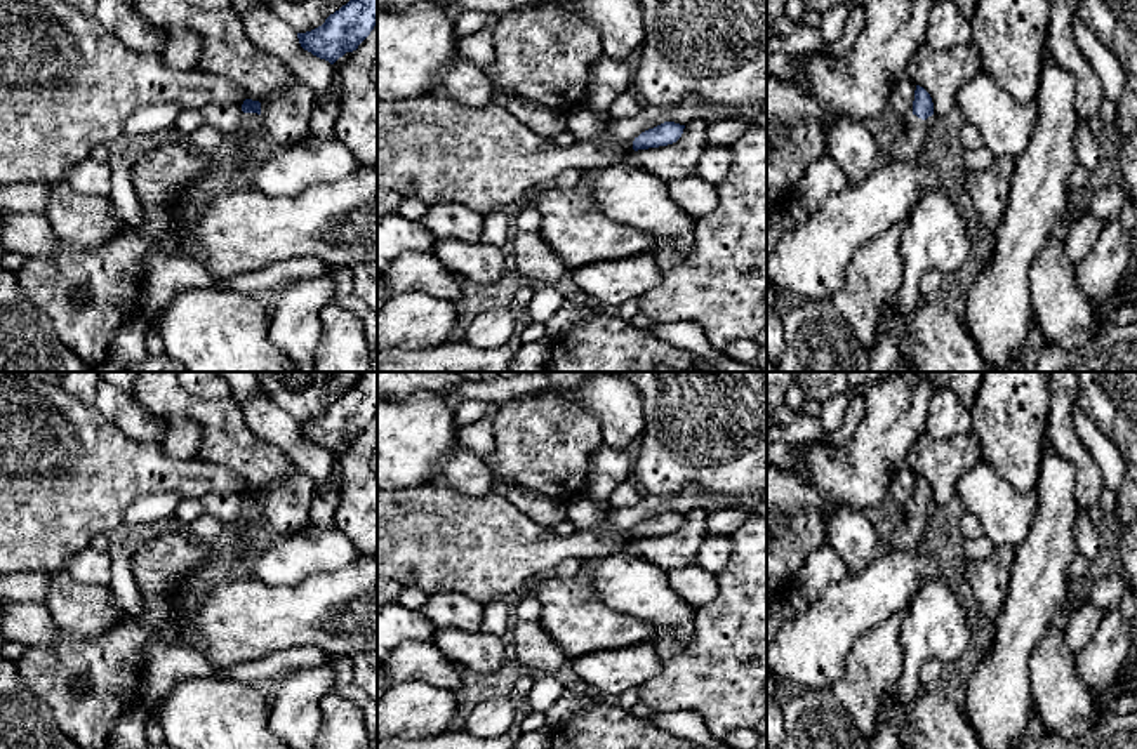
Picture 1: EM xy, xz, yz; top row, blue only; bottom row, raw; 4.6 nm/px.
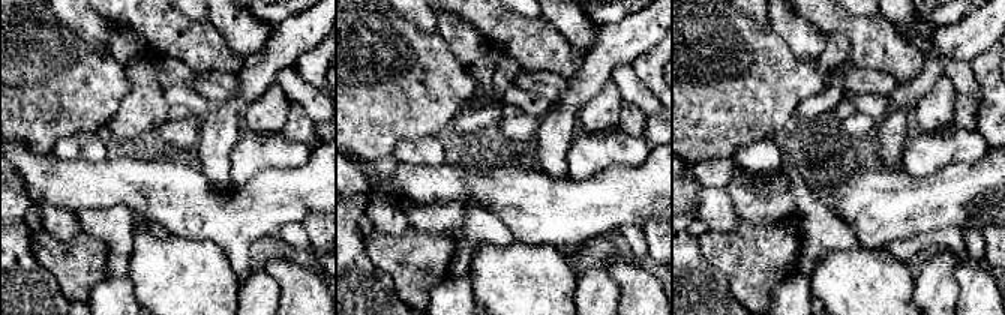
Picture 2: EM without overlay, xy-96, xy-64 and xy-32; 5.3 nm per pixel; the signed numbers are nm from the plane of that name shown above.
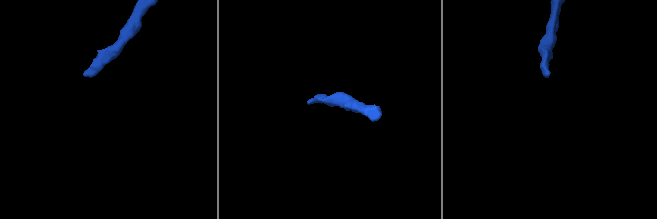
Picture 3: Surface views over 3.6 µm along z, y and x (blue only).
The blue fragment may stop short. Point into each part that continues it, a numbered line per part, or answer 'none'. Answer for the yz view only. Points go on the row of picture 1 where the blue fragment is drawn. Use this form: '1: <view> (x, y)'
1: yz (908, 141)

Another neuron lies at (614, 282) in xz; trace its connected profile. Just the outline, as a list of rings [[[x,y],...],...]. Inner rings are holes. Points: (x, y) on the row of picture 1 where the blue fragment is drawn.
[[[654,252],[636,254],[614,261],[598,261],[572,269],[577,287],[605,306],[621,306],[638,301],[654,288],[661,278],[661,268]]]

